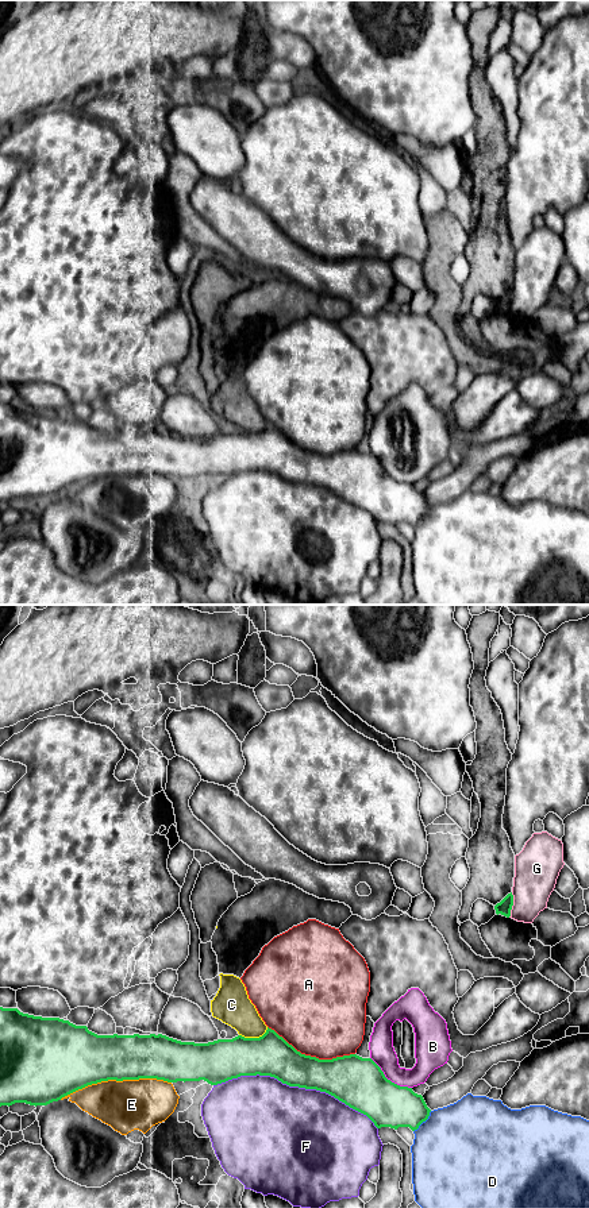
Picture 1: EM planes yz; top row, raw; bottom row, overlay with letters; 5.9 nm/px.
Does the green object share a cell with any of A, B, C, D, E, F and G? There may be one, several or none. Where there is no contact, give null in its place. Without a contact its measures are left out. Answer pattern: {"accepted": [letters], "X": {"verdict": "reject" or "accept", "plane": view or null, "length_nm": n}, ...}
{"accepted": [], "A": {"verdict": "reject", "plane": "yz", "length_nm": 550}, "B": {"verdict": "reject", "plane": "yz", "length_nm": 320}, "C": {"verdict": "reject", "plane": "yz", "length_nm": 180}, "D": {"verdict": "reject", "plane": "yz", "length_nm": 170}, "E": {"verdict": "reject", "plane": "yz", "length_nm": 650}, "F": {"verdict": "reject", "plane": "yz", "length_nm": 1000}, "G": {"verdict": "reject", "plane": "yz", "length_nm": 150}}

